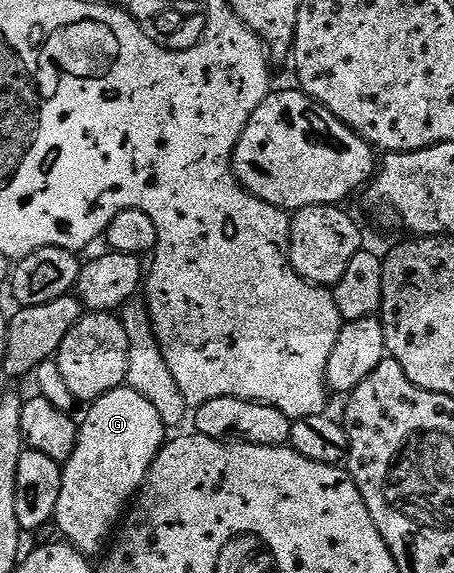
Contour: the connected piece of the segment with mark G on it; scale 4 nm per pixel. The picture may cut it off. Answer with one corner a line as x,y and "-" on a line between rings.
127,385
100,396
87,410
86,419
81,419
78,427
76,448
62,466
60,500
56,500
52,522
71,546
94,556
107,545
124,511
142,489
150,465
167,441
168,427
160,420
160,412

